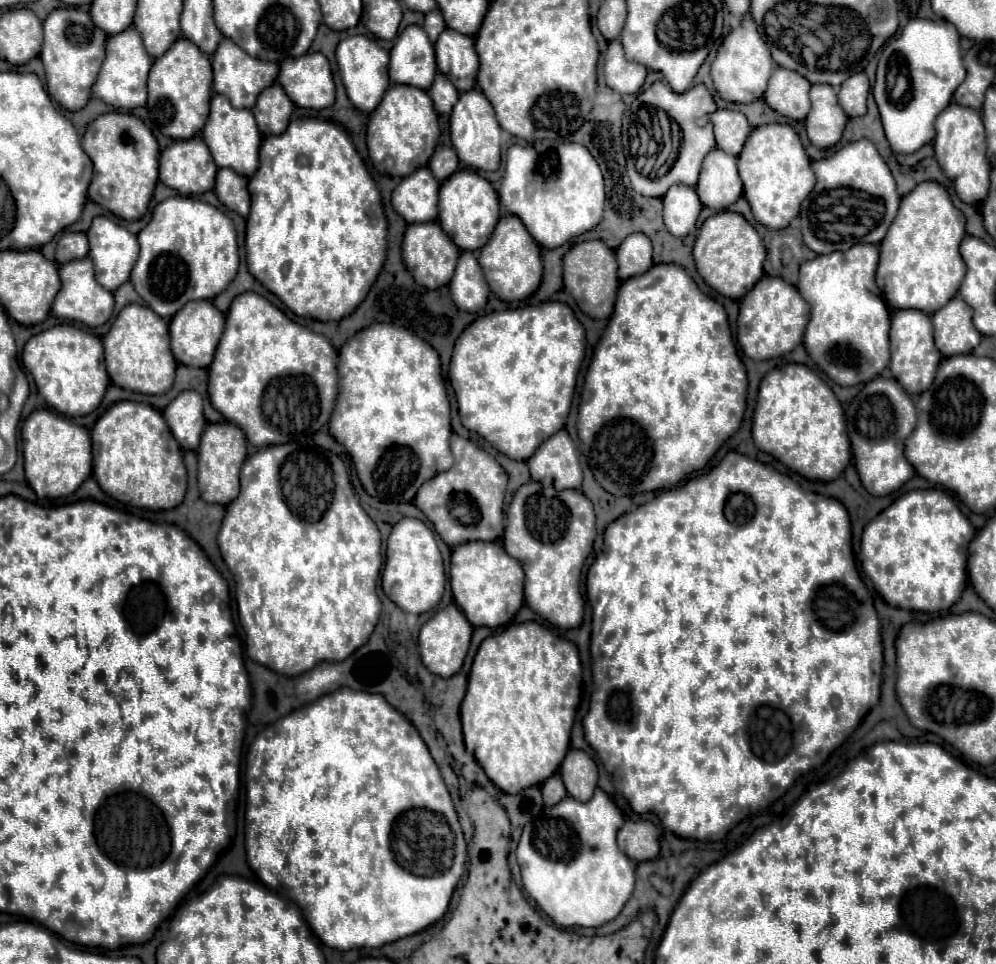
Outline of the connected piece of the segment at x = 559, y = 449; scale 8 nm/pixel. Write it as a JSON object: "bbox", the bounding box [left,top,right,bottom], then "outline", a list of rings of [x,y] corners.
{"bbox":[528,430,582,490],"outline":[[[558,430],[536,448],[528,458],[532,480],[552,486],[556,490],[574,488],[582,484],[582,468],[576,456],[576,446],[566,430]]]}

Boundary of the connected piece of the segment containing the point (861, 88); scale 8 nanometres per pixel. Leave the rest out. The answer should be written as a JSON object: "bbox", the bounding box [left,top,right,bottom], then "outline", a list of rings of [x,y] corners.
{"bbox":[838,72,870,118],"outline":[[[856,72],[848,80],[844,80],[844,84],[838,90],[838,100],[850,118],[866,114],[868,92],[870,92],[870,82],[864,72]]]}

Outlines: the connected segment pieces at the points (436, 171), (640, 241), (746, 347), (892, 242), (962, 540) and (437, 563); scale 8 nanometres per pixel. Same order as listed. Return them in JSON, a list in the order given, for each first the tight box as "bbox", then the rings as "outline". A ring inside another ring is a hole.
[{"bbox":[428,146,458,180],"outline":[[[438,146],[436,152],[432,154],[432,160],[428,162],[428,168],[432,168],[432,174],[436,180],[446,180],[458,170],[458,156],[456,150],[450,146]]]},{"bbox":[616,232,652,280],"outline":[[[636,232],[620,244],[616,250],[618,258],[618,276],[620,280],[626,280],[636,274],[644,274],[652,266],[652,244],[650,238],[642,232]]]},{"bbox":[738,276,808,360],"outline":[[[762,276],[756,282],[756,288],[744,296],[740,302],[738,314],[738,344],[744,354],[752,360],[768,360],[778,358],[782,354],[792,352],[804,336],[804,328],[808,324],[808,304],[798,294],[794,286],[784,282],[782,278]]]},{"bbox":[876,182,966,314],"outline":[[[922,182],[900,202],[900,212],[880,242],[876,284],[890,308],[916,308],[926,314],[940,310],[960,288],[966,266],[958,246],[964,238],[964,214],[952,204],[938,182]]]},{"bbox":[860,490,974,612],"outline":[[[912,490],[902,494],[886,510],[882,510],[862,534],[860,564],[864,574],[872,580],[874,588],[882,598],[896,608],[920,610],[920,612],[938,612],[950,608],[960,600],[966,586],[966,558],[968,544],[974,536],[974,528],[968,518],[960,512],[952,496],[944,490]]]},{"bbox":[382,518,444,614],"outline":[[[402,518],[400,522],[396,522],[388,536],[386,564],[382,572],[382,590],[386,592],[386,596],[404,612],[422,614],[432,610],[440,602],[444,584],[444,564],[432,528],[418,518]]]}]

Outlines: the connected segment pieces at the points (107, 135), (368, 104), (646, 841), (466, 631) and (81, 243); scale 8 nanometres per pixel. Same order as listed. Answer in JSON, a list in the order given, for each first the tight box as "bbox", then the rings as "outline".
[{"bbox":[82,114,160,220],"outline":[[[102,114],[88,124],[82,136],[82,148],[94,164],[94,176],[88,186],[90,200],[124,220],[140,220],[148,210],[158,180],[160,150],[150,128],[132,114]]]},{"bbox":[336,36,390,112],"outline":[[[350,36],[338,44],[336,60],[338,60],[338,70],[340,70],[342,84],[346,88],[350,102],[362,112],[372,112],[376,104],[382,100],[386,88],[390,86],[388,52],[380,48],[376,40],[370,40],[368,36]]]},{"bbox":[618,820,660,862],"outline":[[[628,820],[618,832],[620,850],[634,862],[652,860],[660,852],[656,826],[648,820]]]},{"bbox":[418,602,472,678],"outline":[[[454,602],[448,604],[440,612],[436,612],[420,630],[418,648],[420,648],[420,656],[422,656],[424,666],[432,674],[438,674],[442,678],[454,676],[462,668],[464,656],[470,646],[470,636],[472,636],[472,624],[468,624],[466,616],[460,612],[460,608]]]},{"bbox":[56,232,88,264],"outline":[[[66,232],[56,244],[56,262],[64,264],[68,260],[84,258],[88,254],[88,238],[84,232]]]}]

